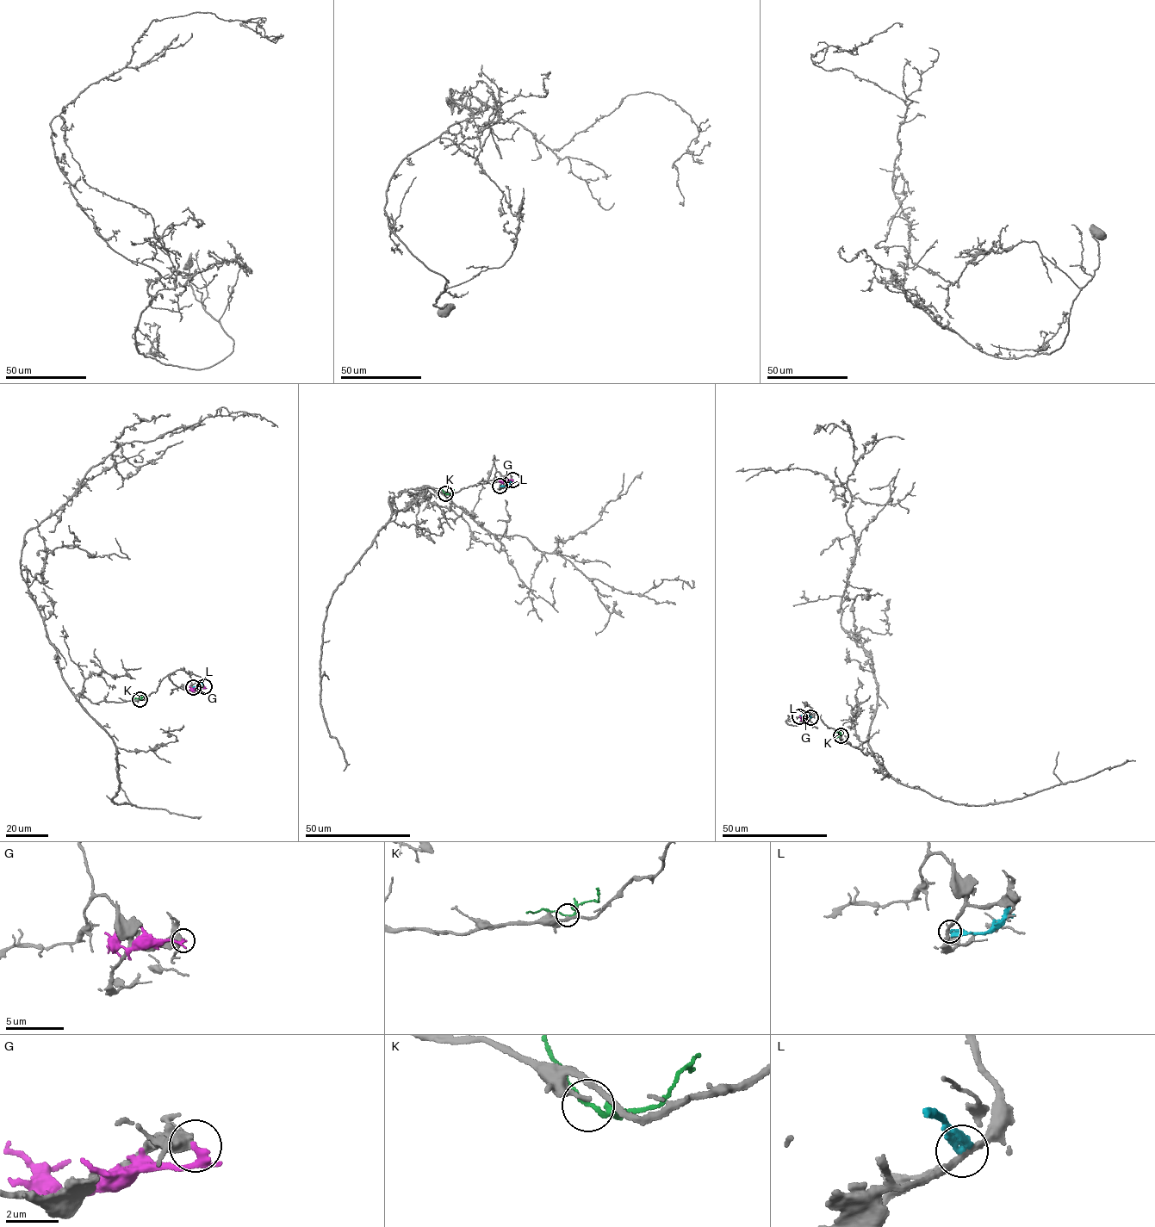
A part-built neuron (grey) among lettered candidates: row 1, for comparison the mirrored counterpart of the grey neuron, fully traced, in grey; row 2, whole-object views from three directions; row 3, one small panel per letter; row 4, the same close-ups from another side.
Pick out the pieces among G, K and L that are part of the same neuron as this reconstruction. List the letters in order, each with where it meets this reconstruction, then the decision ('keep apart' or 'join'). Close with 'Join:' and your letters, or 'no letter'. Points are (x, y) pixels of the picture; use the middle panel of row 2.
G: meets grey at (512, 480); keep apart
K: meets grey at (445, 493); keep apart
L: meets grey at (499, 486); keep apart
Join: no letter

